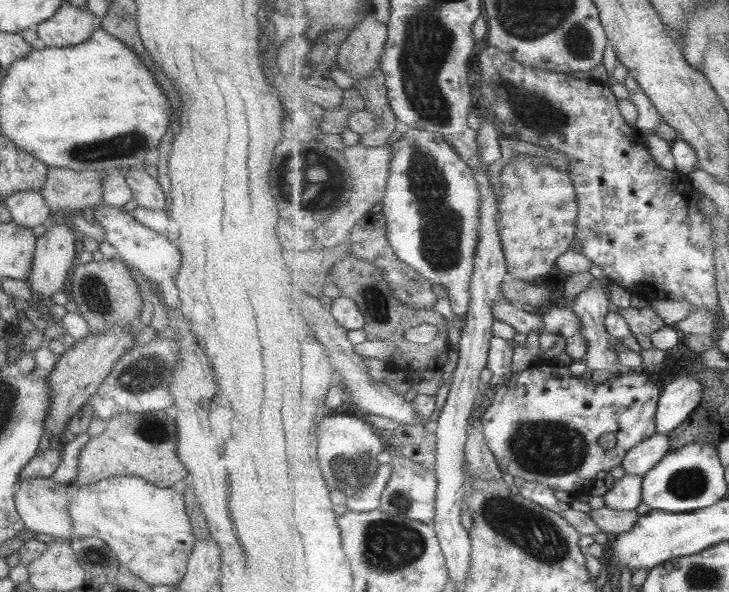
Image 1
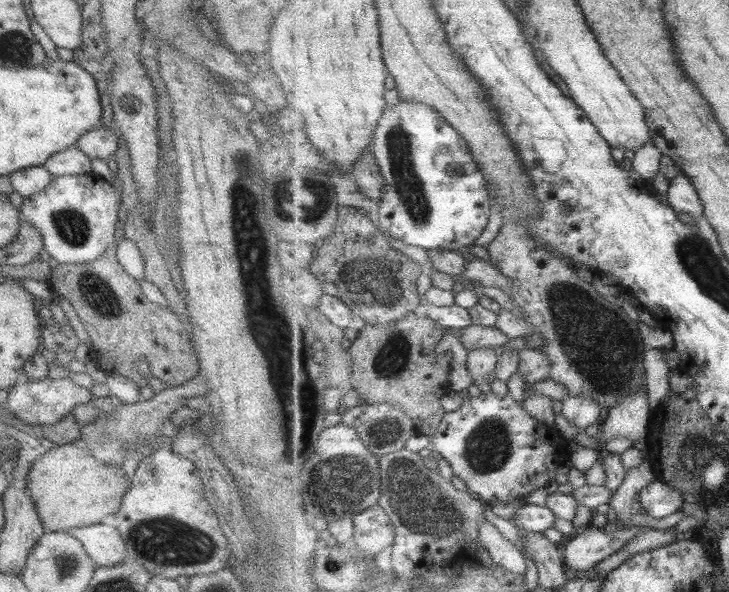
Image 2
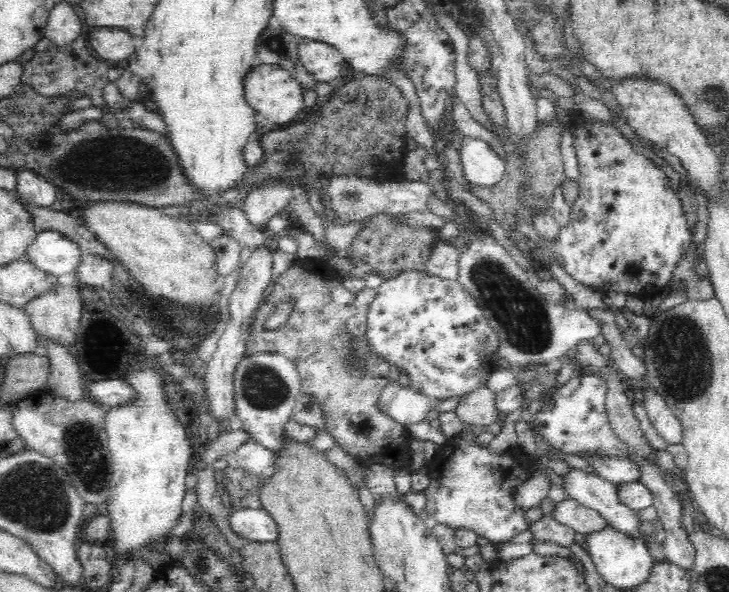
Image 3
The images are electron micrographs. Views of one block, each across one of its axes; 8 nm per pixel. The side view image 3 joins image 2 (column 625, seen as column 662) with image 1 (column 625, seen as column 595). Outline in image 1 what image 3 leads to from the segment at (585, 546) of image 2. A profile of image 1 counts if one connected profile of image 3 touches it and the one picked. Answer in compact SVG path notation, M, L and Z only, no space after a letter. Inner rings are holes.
M625 474L617 479L604 496L605 506L617 510L635 510L643 504L643 480L641 475Z

